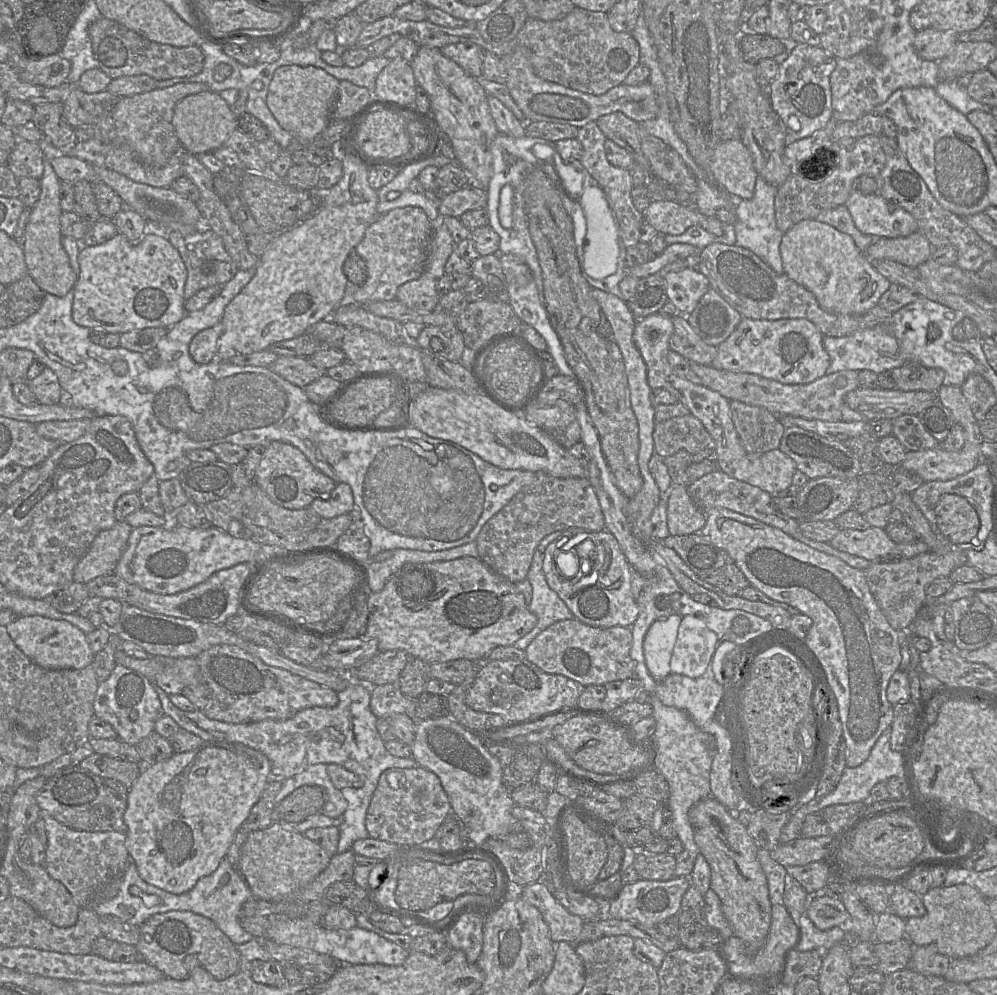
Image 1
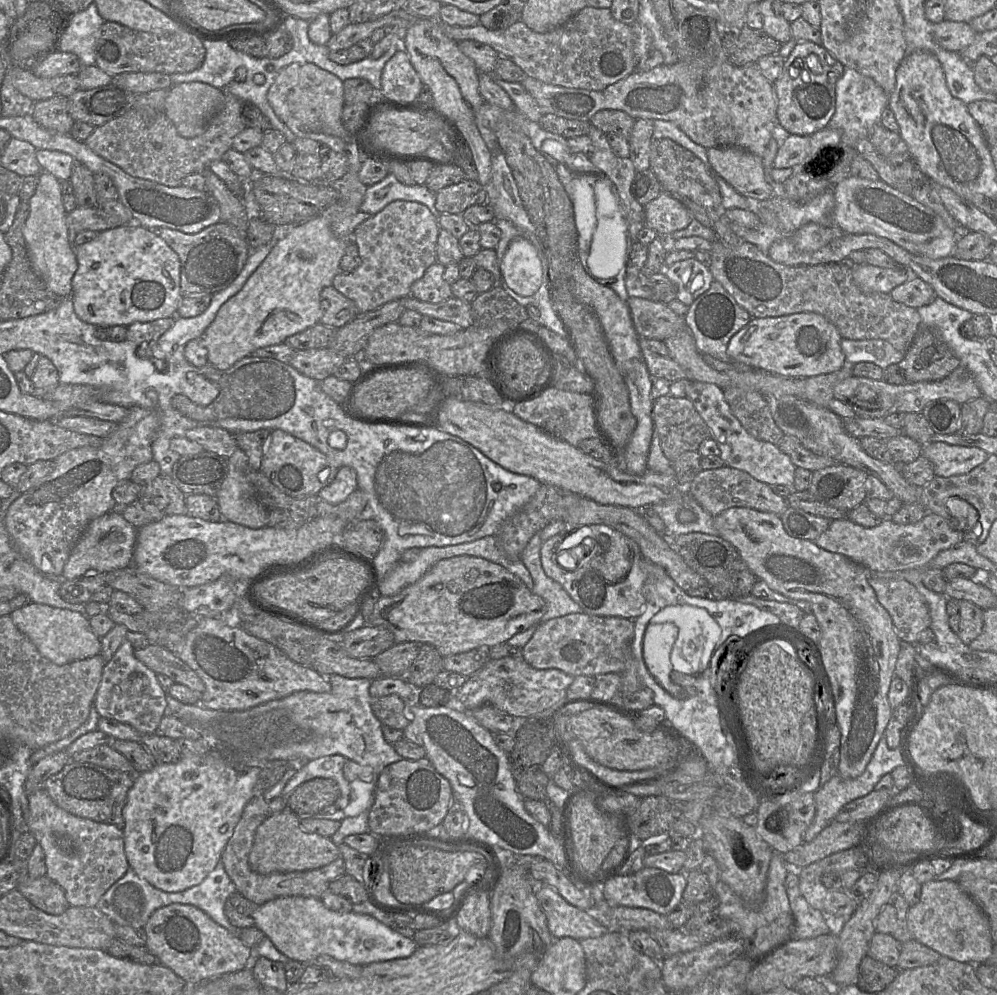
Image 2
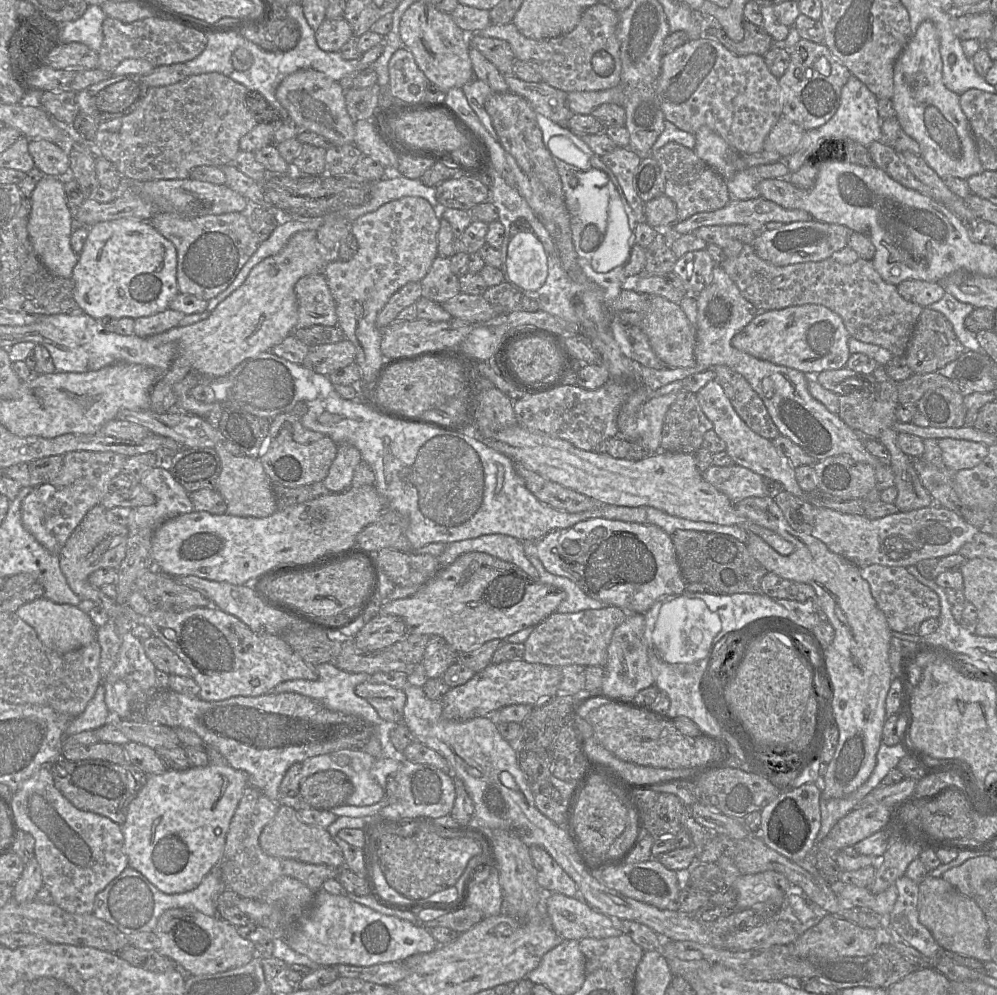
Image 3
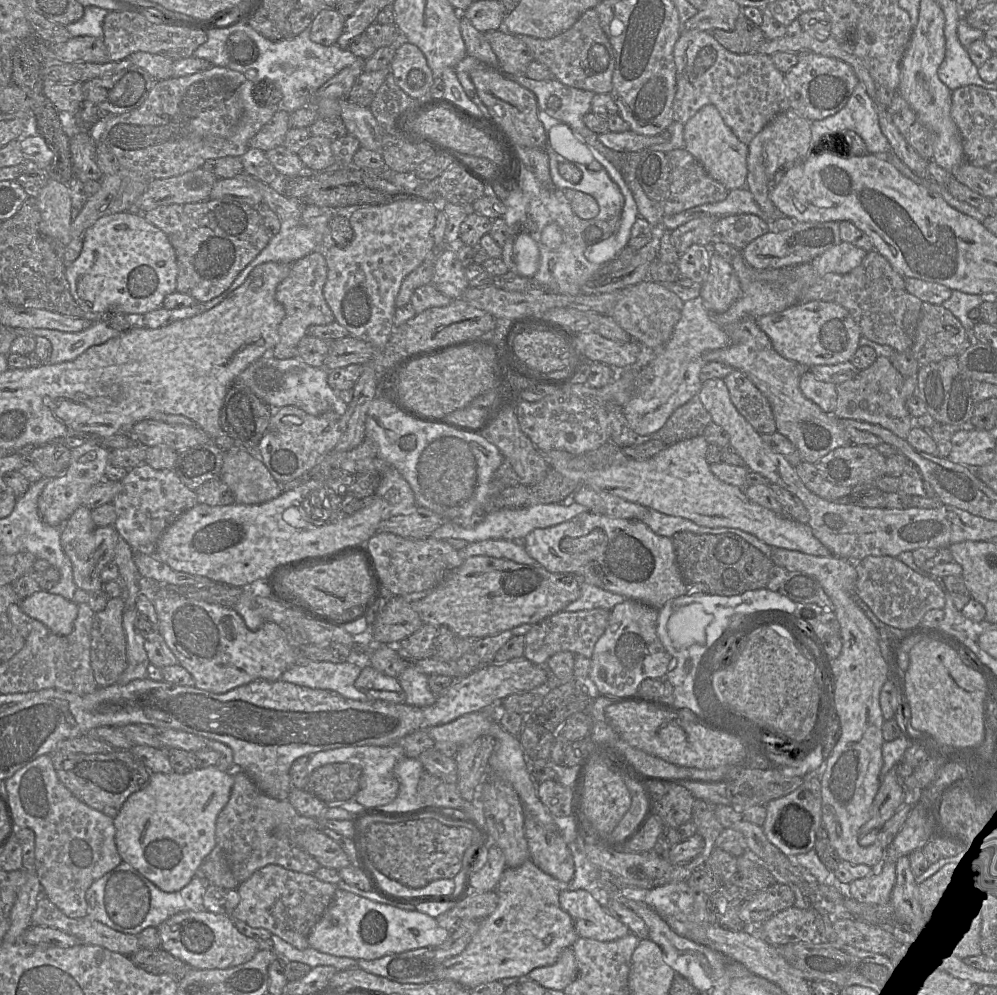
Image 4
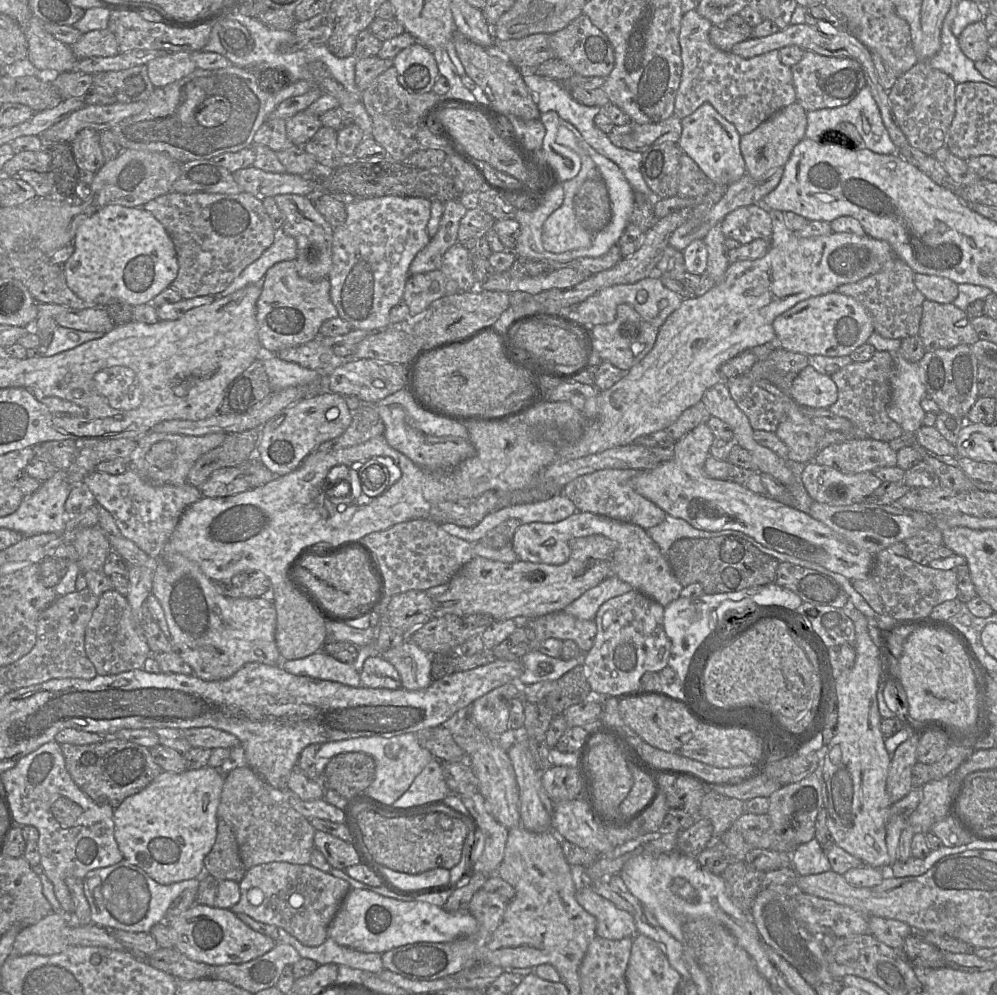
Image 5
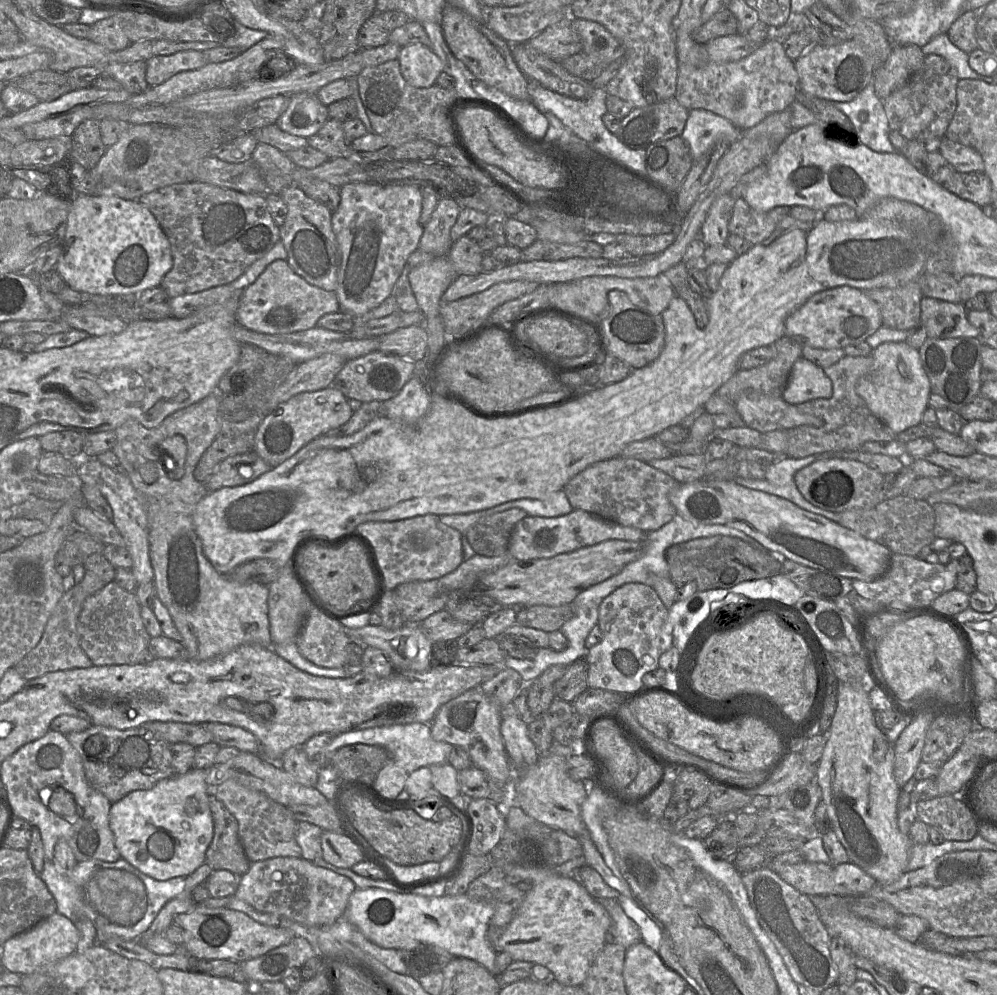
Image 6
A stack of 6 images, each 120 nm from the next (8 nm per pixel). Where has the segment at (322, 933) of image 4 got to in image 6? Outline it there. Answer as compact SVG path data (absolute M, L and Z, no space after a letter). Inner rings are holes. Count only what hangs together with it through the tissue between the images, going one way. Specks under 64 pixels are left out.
M356 888L342 916L382 948L402 950L431 944L445 949L454 957L473 959L494 974L496 951L488 938L488 926L493 914L491 904L472 900L466 893L431 897L400 894L381 888Z

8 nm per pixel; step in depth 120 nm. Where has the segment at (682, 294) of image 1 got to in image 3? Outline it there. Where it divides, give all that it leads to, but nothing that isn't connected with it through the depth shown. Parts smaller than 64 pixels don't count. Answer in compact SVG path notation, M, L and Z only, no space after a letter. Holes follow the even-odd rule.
M703 250L691 251L677 259L673 272L677 274L689 295L697 295L706 288L712 280L715 262Z

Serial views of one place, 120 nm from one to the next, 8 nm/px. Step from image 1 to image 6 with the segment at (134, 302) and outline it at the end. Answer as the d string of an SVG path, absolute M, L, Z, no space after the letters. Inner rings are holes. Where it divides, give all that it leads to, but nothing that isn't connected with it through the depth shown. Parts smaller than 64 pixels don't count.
M76 194L71 200L71 210L68 215L67 228L65 237L62 243L63 252L59 257L59 260L55 269L65 282L74 290L79 292L87 292L90 294L99 294L99 295L120 295L120 294L130 294L137 293L148 289L157 287L160 285L164 275L172 268L173 258L170 248L170 243L165 235L160 224L150 212L148 208L142 205L138 200L127 200L120 198L118 196L106 196L106 195L83 195Z

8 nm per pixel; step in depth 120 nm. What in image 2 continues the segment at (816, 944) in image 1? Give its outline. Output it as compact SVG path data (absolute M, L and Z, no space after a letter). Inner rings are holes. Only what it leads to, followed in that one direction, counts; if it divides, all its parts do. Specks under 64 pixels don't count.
M797 897L793 916L796 919L795 939L809 939L830 933L822 912L811 907L804 897Z

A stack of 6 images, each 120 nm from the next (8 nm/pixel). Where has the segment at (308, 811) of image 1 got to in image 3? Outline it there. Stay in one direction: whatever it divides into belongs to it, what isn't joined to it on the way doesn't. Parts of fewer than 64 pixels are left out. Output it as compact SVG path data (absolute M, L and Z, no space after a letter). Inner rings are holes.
M341 771L317 772L302 780L292 805L298 808L313 808L330 812L332 808L346 805L354 792L351 780Z

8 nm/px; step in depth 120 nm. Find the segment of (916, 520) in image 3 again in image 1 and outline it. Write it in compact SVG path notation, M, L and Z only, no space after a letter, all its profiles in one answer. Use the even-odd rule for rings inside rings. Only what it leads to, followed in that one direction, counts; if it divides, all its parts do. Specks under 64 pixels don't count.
M870 527L867 530L840 529L839 533L829 543L838 550L870 561L904 560L930 551L927 544L919 539L911 543L896 543L889 538L885 529L878 527Z

